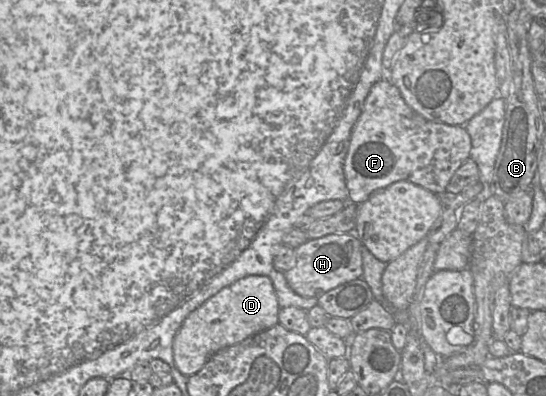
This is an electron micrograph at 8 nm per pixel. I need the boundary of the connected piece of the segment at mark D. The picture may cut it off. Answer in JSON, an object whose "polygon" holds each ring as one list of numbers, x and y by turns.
{"polygon":[[249,275,237,280,206,300,185,319,173,341,175,367,187,377,197,373,219,350,279,323,279,310,273,283,268,276]]}

